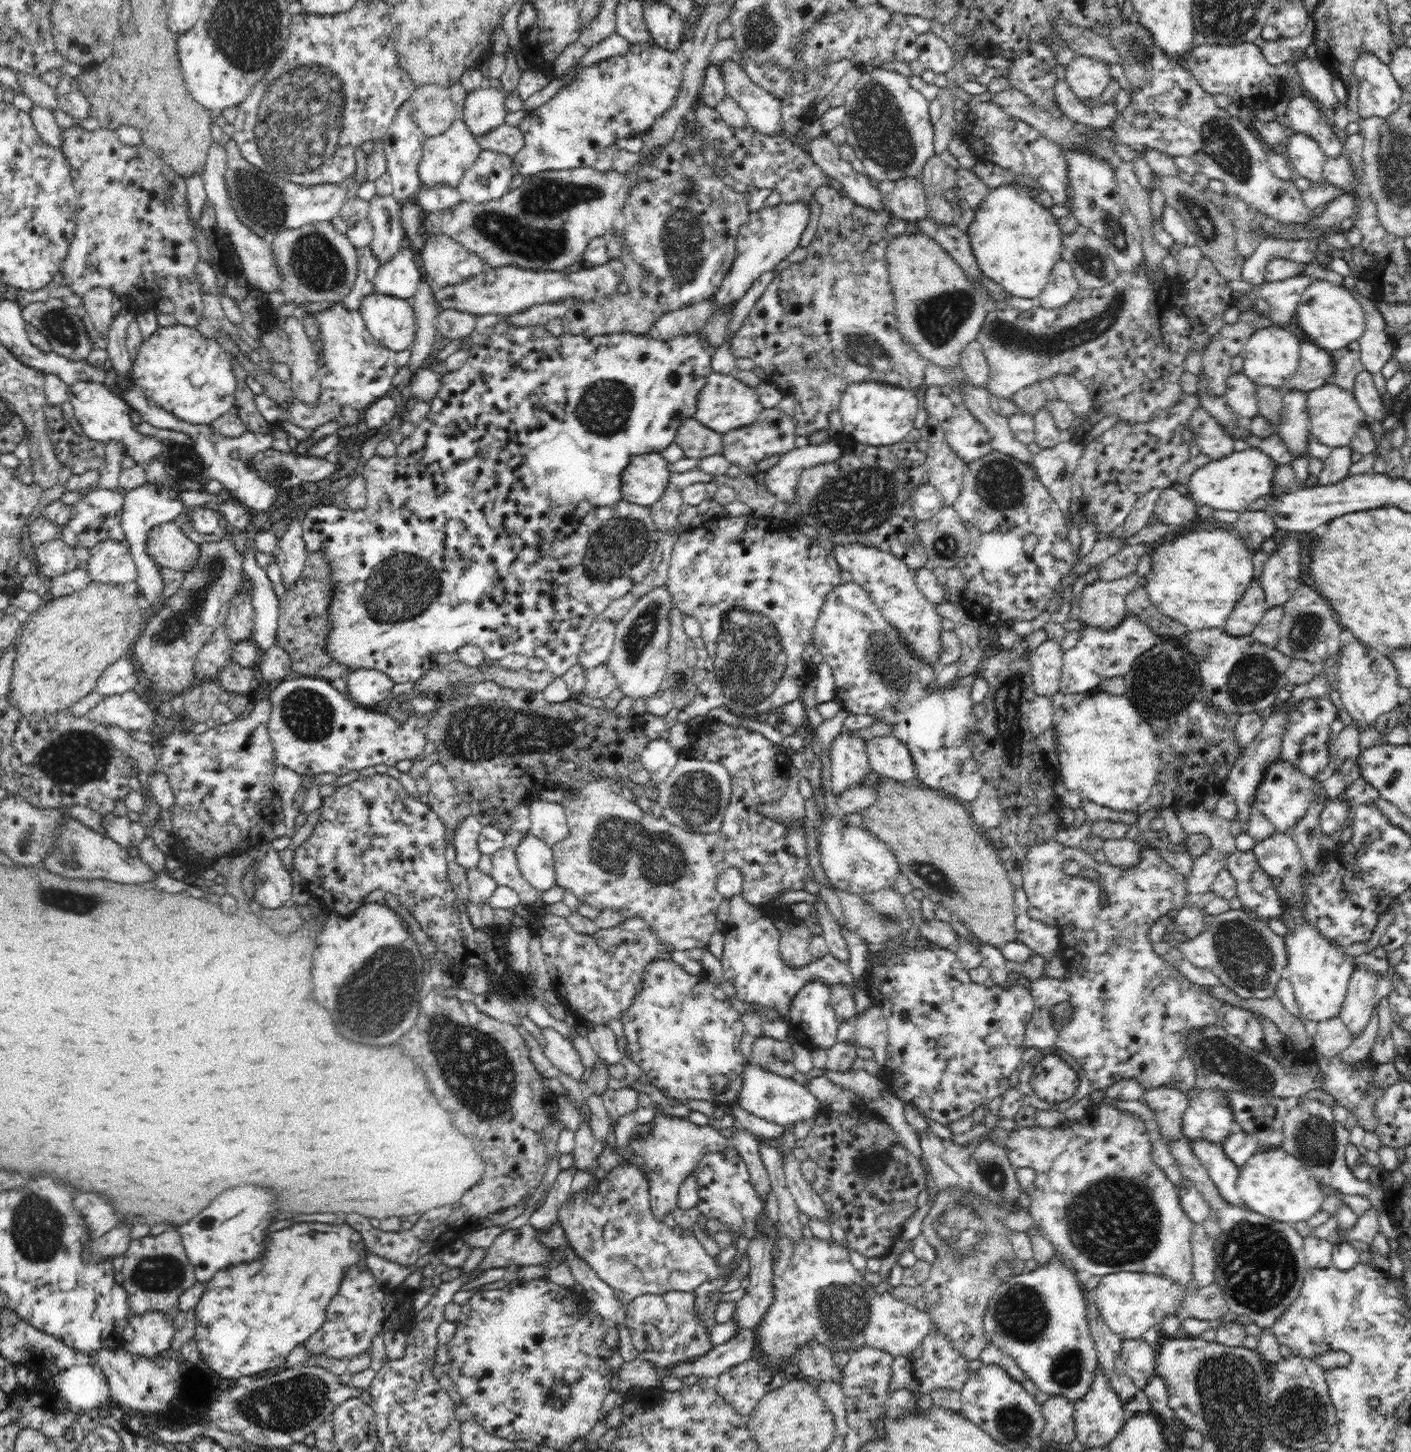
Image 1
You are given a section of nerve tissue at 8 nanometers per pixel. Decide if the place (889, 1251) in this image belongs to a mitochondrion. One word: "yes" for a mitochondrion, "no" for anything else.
no

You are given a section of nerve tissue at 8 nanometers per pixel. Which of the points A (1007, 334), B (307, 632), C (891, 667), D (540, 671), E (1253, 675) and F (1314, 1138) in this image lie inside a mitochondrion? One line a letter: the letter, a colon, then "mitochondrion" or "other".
A: mitochondrion
B: other
C: mitochondrion
D: other
E: mitochondrion
F: mitochondrion

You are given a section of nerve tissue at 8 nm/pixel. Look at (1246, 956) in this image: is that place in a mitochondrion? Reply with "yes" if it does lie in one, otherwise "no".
yes

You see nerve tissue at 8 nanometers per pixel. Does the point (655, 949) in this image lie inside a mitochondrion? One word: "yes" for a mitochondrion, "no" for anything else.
yes

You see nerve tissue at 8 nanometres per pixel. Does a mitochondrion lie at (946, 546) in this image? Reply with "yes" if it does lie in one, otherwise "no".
yes

